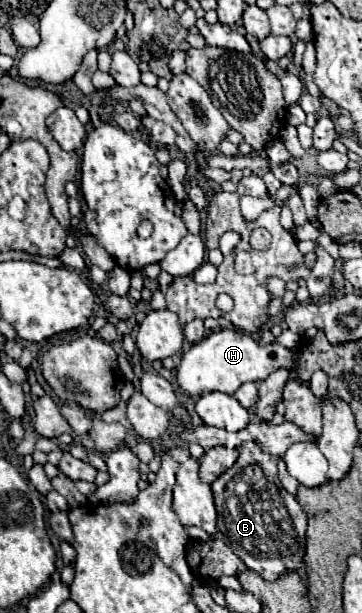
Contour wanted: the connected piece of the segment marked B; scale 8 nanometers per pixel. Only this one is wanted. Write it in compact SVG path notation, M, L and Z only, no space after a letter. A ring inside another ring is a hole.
M246 442L242 444L234 466L212 482L218 530L224 534L224 542L250 570L270 582L300 566L300 552L304 554L304 530L308 525L307 515L298 500L282 488L276 462L278 458L266 454L258 442Z

